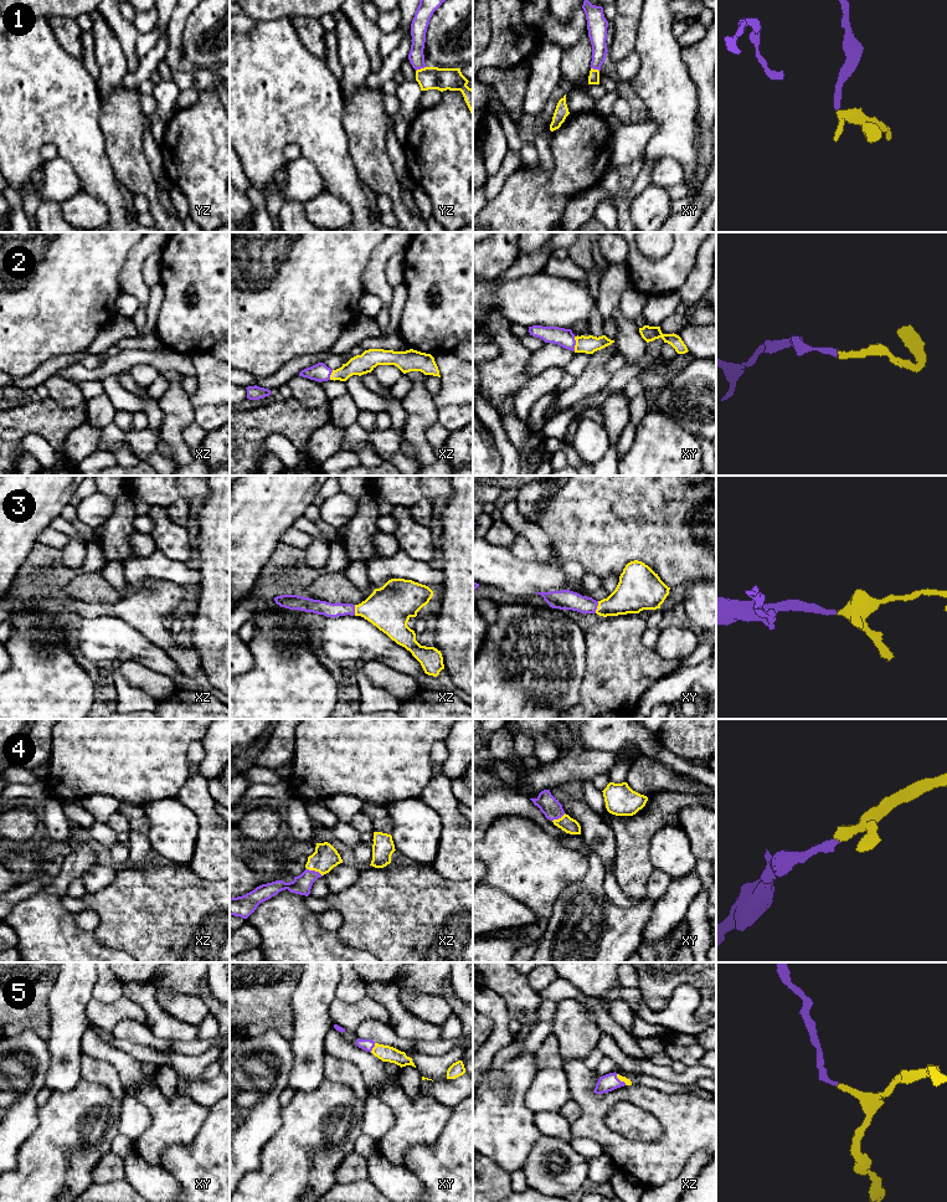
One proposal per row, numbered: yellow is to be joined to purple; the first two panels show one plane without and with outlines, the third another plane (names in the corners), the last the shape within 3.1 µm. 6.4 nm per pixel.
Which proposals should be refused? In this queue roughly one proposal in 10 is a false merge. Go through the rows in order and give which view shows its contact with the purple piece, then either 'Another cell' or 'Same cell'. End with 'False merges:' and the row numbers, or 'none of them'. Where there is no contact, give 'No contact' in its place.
1: Touches purple in yz. Same cell
2: Touches purple in xy. Same cell
3: Touches purple in xy. Same cell
4: Touches purple in xz. Same cell
5: Touches purple in xy. Same cell
False merges: none of them

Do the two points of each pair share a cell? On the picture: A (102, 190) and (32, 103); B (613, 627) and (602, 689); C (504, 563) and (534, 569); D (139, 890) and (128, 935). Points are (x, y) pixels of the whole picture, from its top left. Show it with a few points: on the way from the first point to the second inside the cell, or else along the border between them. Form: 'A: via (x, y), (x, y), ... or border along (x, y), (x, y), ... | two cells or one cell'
A: via (93, 169), (89, 160), (53, 124) | one cell
B: via (613, 642), (613, 674) | one cell
C: via (511, 569), (526, 569) | one cell
D: via (139, 902), (133, 908), (133, 917), (128, 924) | one cell

